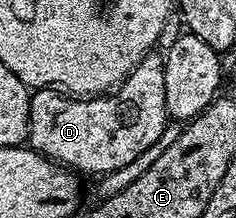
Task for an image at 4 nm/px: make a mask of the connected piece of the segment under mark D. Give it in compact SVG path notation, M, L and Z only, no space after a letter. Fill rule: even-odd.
M147 55L121 85L105 95L67 95L54 87L37 90L30 98L29 148L42 153L49 161L57 161L59 165L82 175L103 175L127 166L132 159L152 147L168 126L164 99L164 61L161 56L154 56Z

